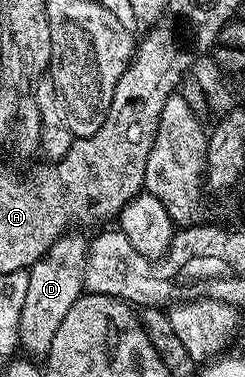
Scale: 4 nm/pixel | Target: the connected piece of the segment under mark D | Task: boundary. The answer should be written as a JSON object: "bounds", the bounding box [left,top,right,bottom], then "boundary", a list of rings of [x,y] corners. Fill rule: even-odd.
{"bounds":[19,235,88,359],"boundary":[[[67,235],[60,238],[35,265],[30,266],[28,275],[28,295],[20,314],[19,339],[21,348],[26,348],[25,356],[30,359],[44,359],[52,347],[52,335],[64,323],[64,315],[72,308],[72,303],[84,292],[84,271],[88,252],[87,238]]]}

